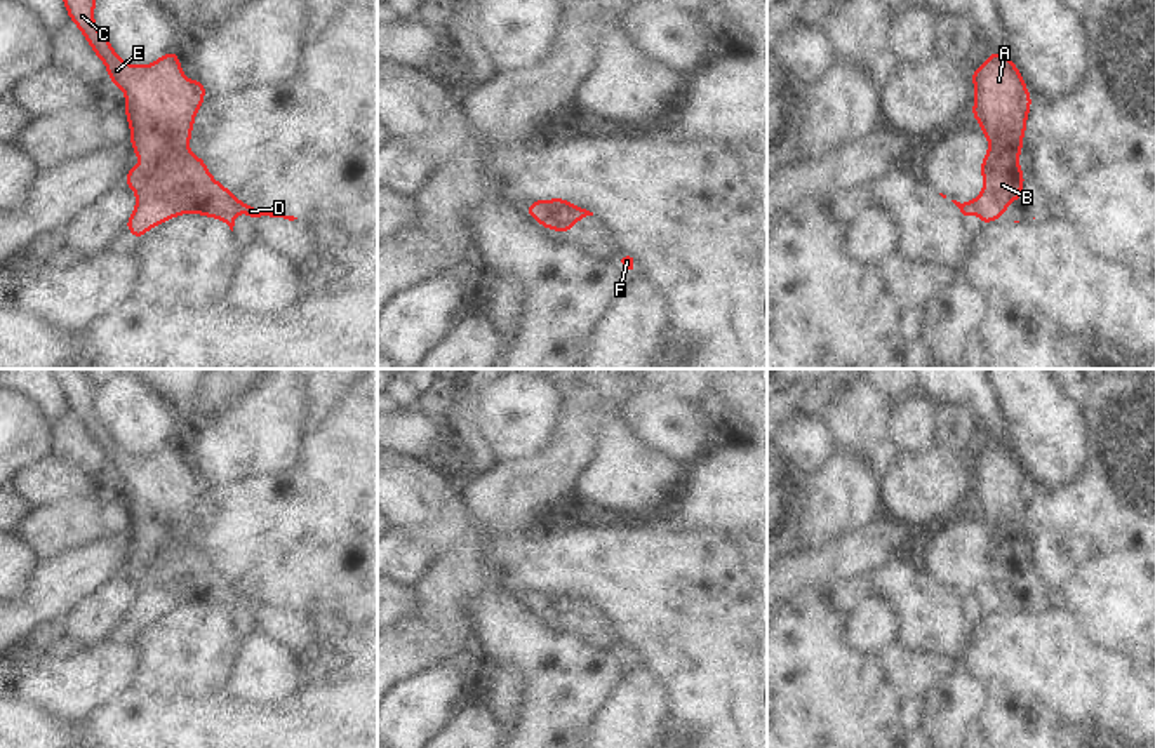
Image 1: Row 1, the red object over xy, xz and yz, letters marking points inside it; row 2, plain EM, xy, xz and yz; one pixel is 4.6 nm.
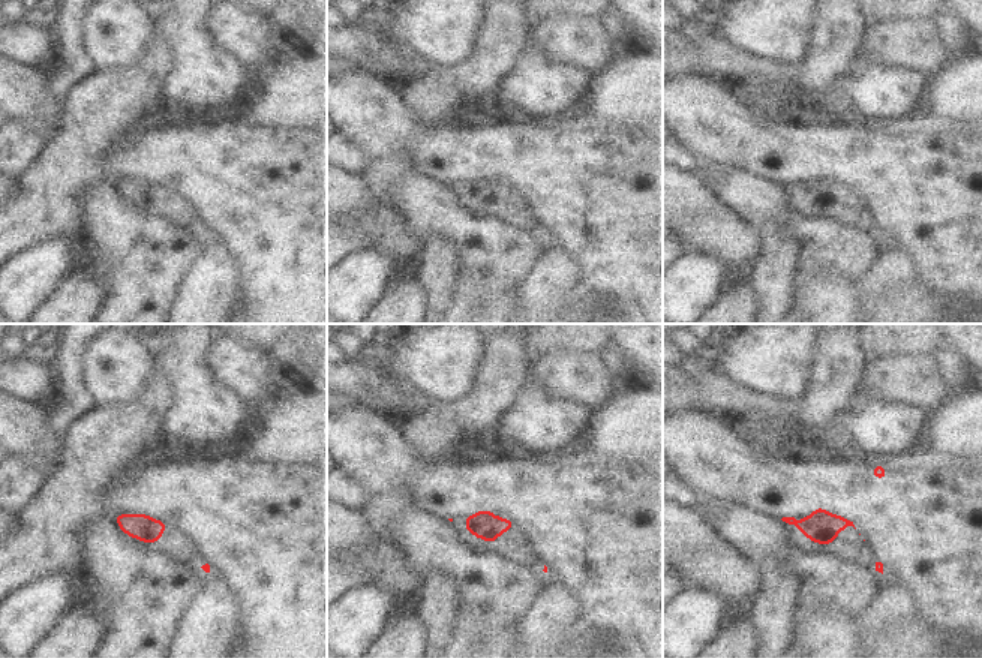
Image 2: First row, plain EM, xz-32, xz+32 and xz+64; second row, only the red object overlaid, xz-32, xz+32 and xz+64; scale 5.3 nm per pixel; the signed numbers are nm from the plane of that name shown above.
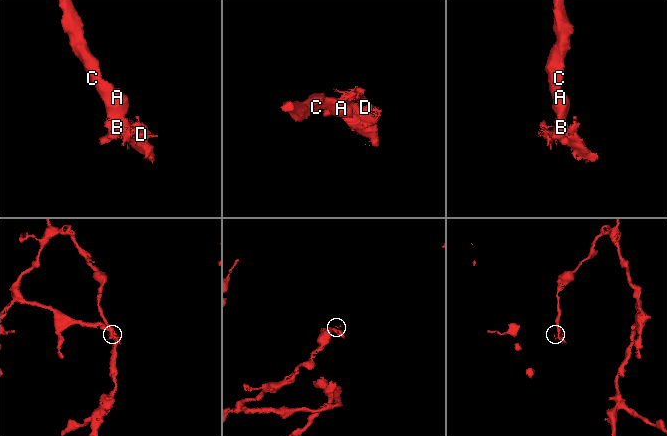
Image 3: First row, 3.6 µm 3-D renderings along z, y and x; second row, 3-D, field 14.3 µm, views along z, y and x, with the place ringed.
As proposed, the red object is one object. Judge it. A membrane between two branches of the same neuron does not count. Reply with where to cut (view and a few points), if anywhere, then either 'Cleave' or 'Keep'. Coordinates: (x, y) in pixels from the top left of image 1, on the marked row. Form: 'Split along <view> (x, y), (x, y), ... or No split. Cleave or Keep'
No split. Keep.

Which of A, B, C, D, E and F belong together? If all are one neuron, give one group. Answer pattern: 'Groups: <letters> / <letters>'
Groups: A B C D E F.

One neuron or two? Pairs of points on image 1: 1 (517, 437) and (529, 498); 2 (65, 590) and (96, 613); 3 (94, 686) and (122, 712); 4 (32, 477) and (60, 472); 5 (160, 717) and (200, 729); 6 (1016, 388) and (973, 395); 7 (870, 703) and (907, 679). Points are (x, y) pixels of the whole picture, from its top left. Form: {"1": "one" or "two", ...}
{"1": "two", "2": "two", "3": "two", "4": "one", "5": "one", "6": "two", "7": "two"}

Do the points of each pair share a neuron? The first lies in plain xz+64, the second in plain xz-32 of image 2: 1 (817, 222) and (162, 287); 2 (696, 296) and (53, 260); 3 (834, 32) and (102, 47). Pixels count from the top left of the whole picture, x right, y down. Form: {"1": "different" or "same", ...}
{"1": "same", "2": "same", "3": "different"}

